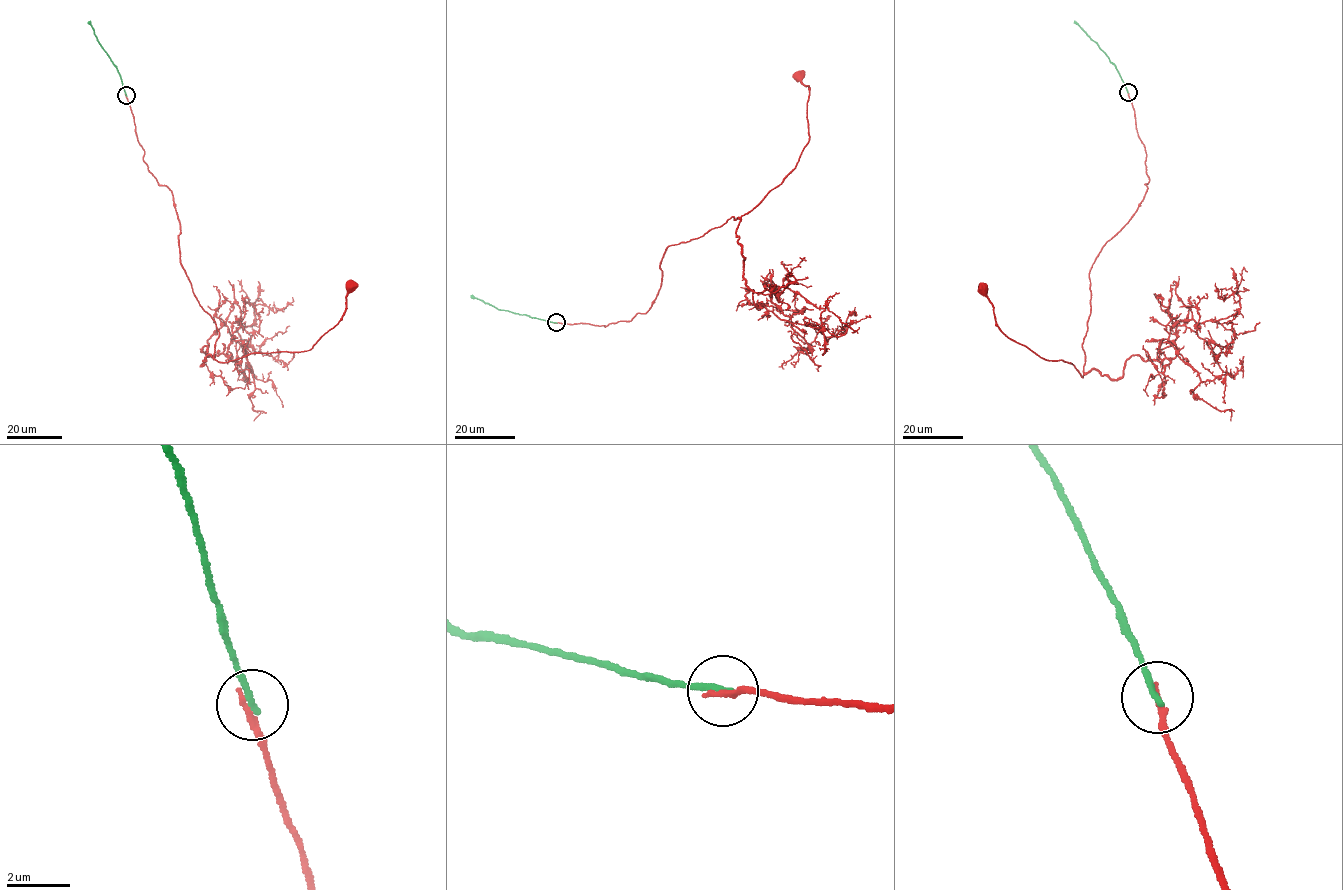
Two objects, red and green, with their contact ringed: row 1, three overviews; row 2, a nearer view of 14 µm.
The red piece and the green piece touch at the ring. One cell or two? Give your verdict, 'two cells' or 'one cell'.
two cells

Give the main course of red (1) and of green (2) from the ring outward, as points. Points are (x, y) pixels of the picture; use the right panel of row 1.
1: (1127, 92), (1148, 183), (1137, 211), (1089, 272), (1082, 377), (1073, 364), (1046, 360), (1003, 334), (982, 289)
2: (1127, 92), (1115, 65), (1074, 21)

